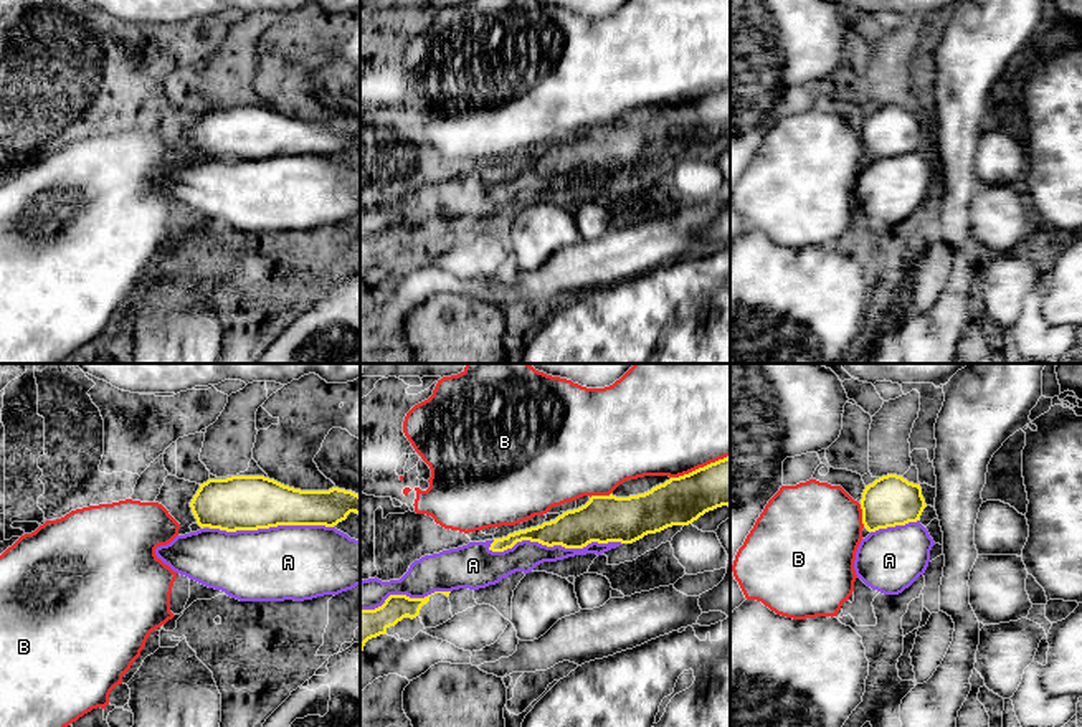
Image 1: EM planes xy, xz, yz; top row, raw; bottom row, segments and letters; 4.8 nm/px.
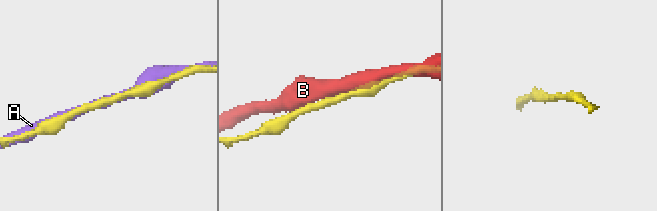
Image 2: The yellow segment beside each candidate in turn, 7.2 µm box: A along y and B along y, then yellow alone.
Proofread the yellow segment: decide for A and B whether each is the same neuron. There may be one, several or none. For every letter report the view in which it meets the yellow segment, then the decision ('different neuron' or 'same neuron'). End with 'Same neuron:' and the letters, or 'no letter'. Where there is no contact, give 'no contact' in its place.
A: meets yellow in xz; same neuron
B: meets yellow in xz; different neuron
Same neuron: A

